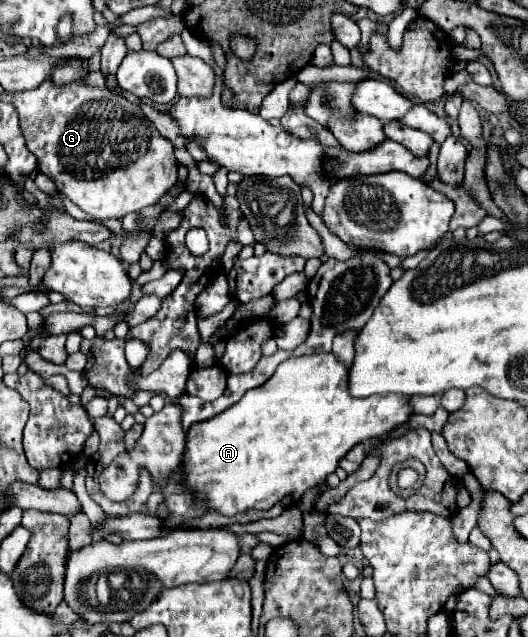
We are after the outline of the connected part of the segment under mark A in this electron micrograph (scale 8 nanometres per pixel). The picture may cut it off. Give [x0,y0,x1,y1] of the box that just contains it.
[183,354,413,516]

